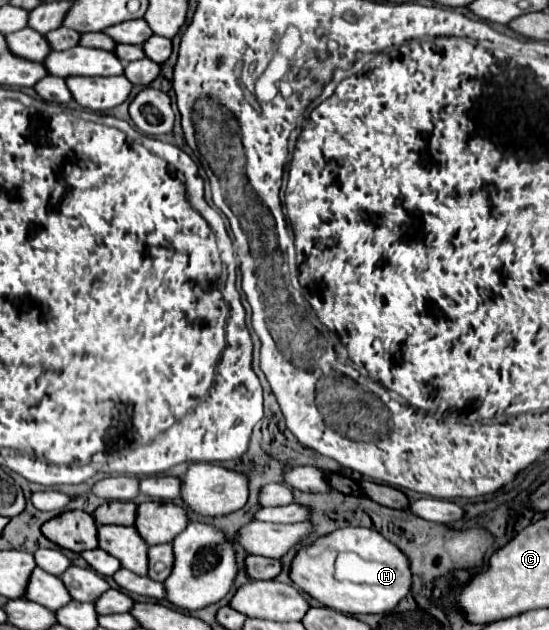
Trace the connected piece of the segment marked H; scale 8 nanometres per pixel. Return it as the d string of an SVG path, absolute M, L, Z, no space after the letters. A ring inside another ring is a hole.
M341 528L333 534L315 540L311 546L303 546L291 566L291 578L293 582L305 590L309 596L317 598L323 606L339 610L343 614L381 614L389 612L389 608L395 608L409 592L411 592L411 568L409 558L405 552L401 552L393 542L385 540L379 532L369 528ZM341 552L355 552L366 560L366 580L337 580L335 578L335 560Z

